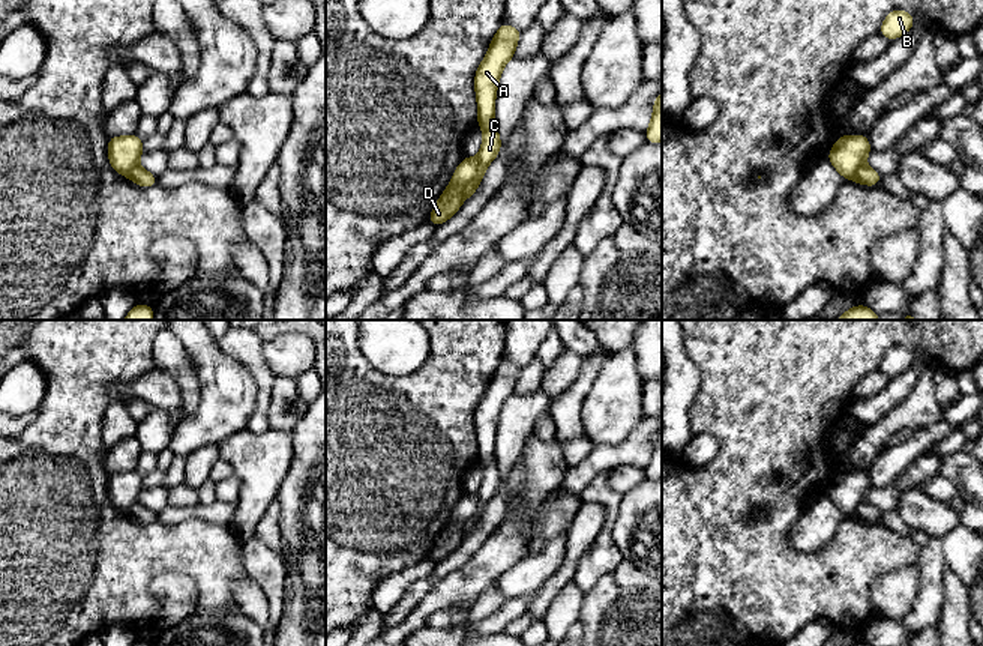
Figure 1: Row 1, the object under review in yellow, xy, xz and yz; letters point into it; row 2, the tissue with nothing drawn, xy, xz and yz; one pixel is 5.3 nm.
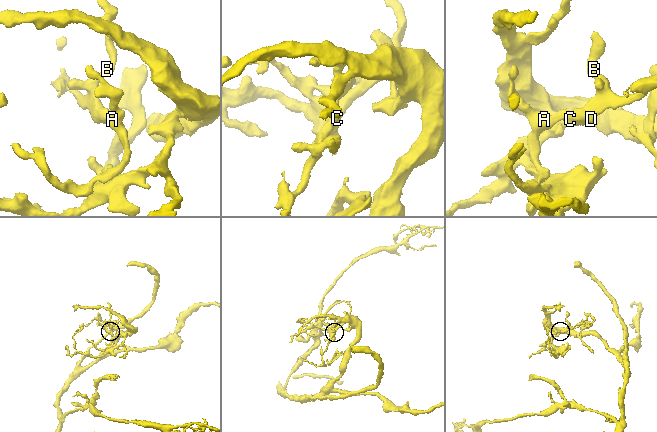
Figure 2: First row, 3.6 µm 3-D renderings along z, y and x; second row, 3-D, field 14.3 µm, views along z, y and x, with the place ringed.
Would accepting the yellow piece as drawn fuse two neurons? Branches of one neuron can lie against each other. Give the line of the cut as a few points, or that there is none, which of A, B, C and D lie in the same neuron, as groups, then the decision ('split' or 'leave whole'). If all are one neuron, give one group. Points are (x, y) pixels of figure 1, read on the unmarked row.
cut xz (477, 495), (477, 511), (467, 522), (462, 535); groups A C / B D; split

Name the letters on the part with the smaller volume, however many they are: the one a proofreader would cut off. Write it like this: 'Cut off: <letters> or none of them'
Cut off: B, D

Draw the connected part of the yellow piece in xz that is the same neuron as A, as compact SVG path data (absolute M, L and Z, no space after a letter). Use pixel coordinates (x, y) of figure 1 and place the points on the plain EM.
M503 359L476 407L474 427L477 433L477 461L483 467L483 479L477 493L477 512L467 521L464 536L477 527L486 503L501 487L501 476L495 461L495 430L504 401L515 394L515 385L521 370L522 367Z

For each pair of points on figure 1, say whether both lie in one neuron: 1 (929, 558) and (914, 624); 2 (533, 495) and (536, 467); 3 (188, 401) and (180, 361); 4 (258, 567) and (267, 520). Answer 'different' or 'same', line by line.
1: same
2: same
3: same
4: different

